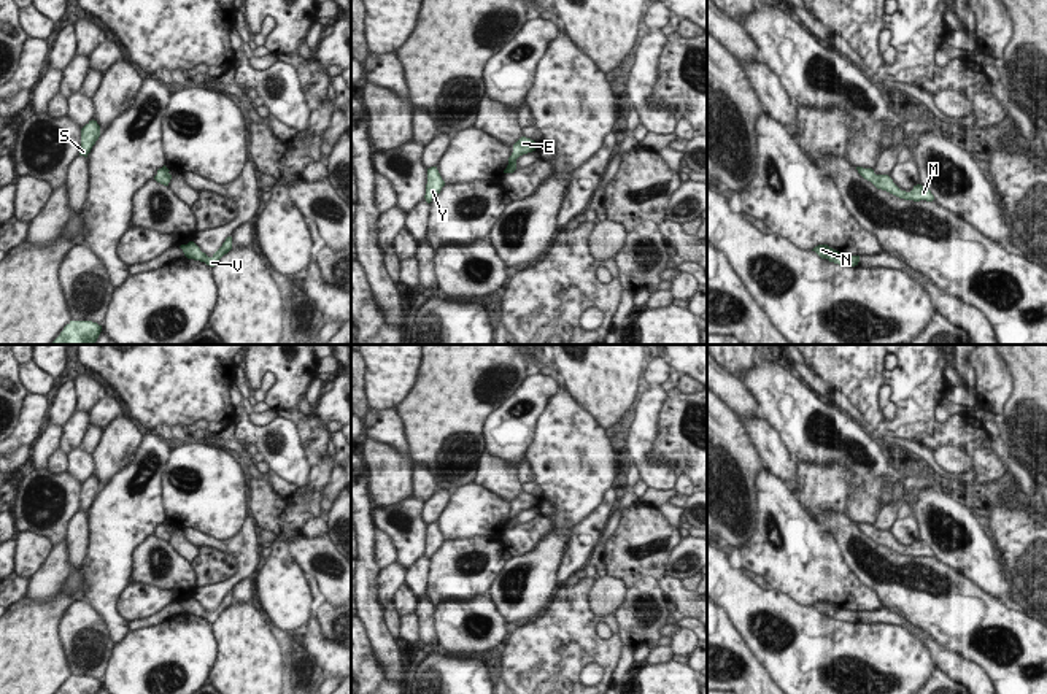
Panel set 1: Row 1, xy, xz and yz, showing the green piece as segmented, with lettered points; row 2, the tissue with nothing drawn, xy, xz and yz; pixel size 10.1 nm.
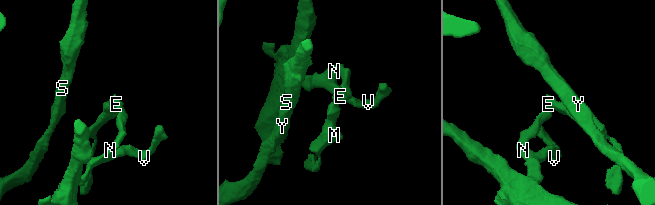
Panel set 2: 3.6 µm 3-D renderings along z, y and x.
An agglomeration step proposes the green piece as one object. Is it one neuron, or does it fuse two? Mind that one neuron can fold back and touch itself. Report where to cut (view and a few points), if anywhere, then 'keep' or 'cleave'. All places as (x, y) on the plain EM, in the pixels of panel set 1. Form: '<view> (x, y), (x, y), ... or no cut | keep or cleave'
no cut | keep

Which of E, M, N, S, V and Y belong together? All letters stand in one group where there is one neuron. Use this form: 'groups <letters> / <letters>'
groups E M N S V Y

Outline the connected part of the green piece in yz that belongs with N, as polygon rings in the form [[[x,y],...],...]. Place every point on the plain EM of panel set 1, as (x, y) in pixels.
[[[818,600],[812,607],[815,607],[821,615],[828,615],[829,618],[845,621],[845,623],[855,623],[860,618],[860,611],[852,611],[847,608],[839,608],[828,600]]]

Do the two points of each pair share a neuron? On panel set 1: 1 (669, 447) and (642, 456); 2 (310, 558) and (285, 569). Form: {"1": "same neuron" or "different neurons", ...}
{"1": "different neurons", "2": "different neurons"}

